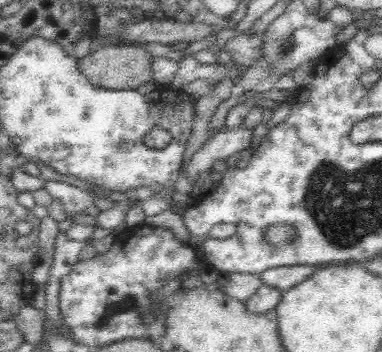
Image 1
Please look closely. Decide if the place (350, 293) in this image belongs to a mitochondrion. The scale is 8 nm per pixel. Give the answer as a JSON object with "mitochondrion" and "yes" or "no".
{"mitochondrion":"no"}

